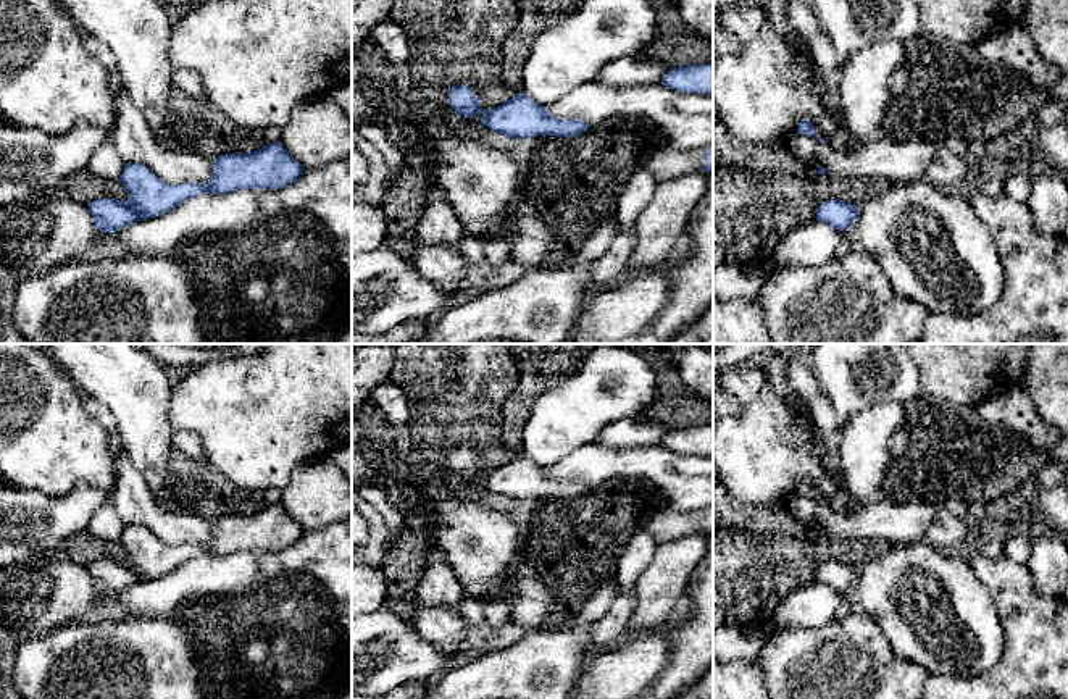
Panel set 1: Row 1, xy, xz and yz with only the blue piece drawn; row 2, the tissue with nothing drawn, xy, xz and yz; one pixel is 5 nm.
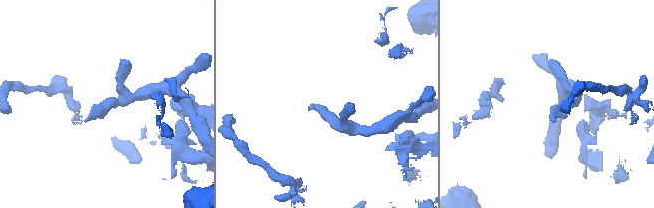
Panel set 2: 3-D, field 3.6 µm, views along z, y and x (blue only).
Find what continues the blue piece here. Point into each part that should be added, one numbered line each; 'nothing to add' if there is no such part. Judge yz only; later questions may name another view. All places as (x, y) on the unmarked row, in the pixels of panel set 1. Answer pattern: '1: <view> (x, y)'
nothing to add

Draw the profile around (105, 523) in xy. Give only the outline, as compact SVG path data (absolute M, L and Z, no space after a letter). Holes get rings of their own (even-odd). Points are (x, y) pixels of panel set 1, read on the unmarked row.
M106 502L90 517L87 531L100 541L119 541L124 526L111 502Z

